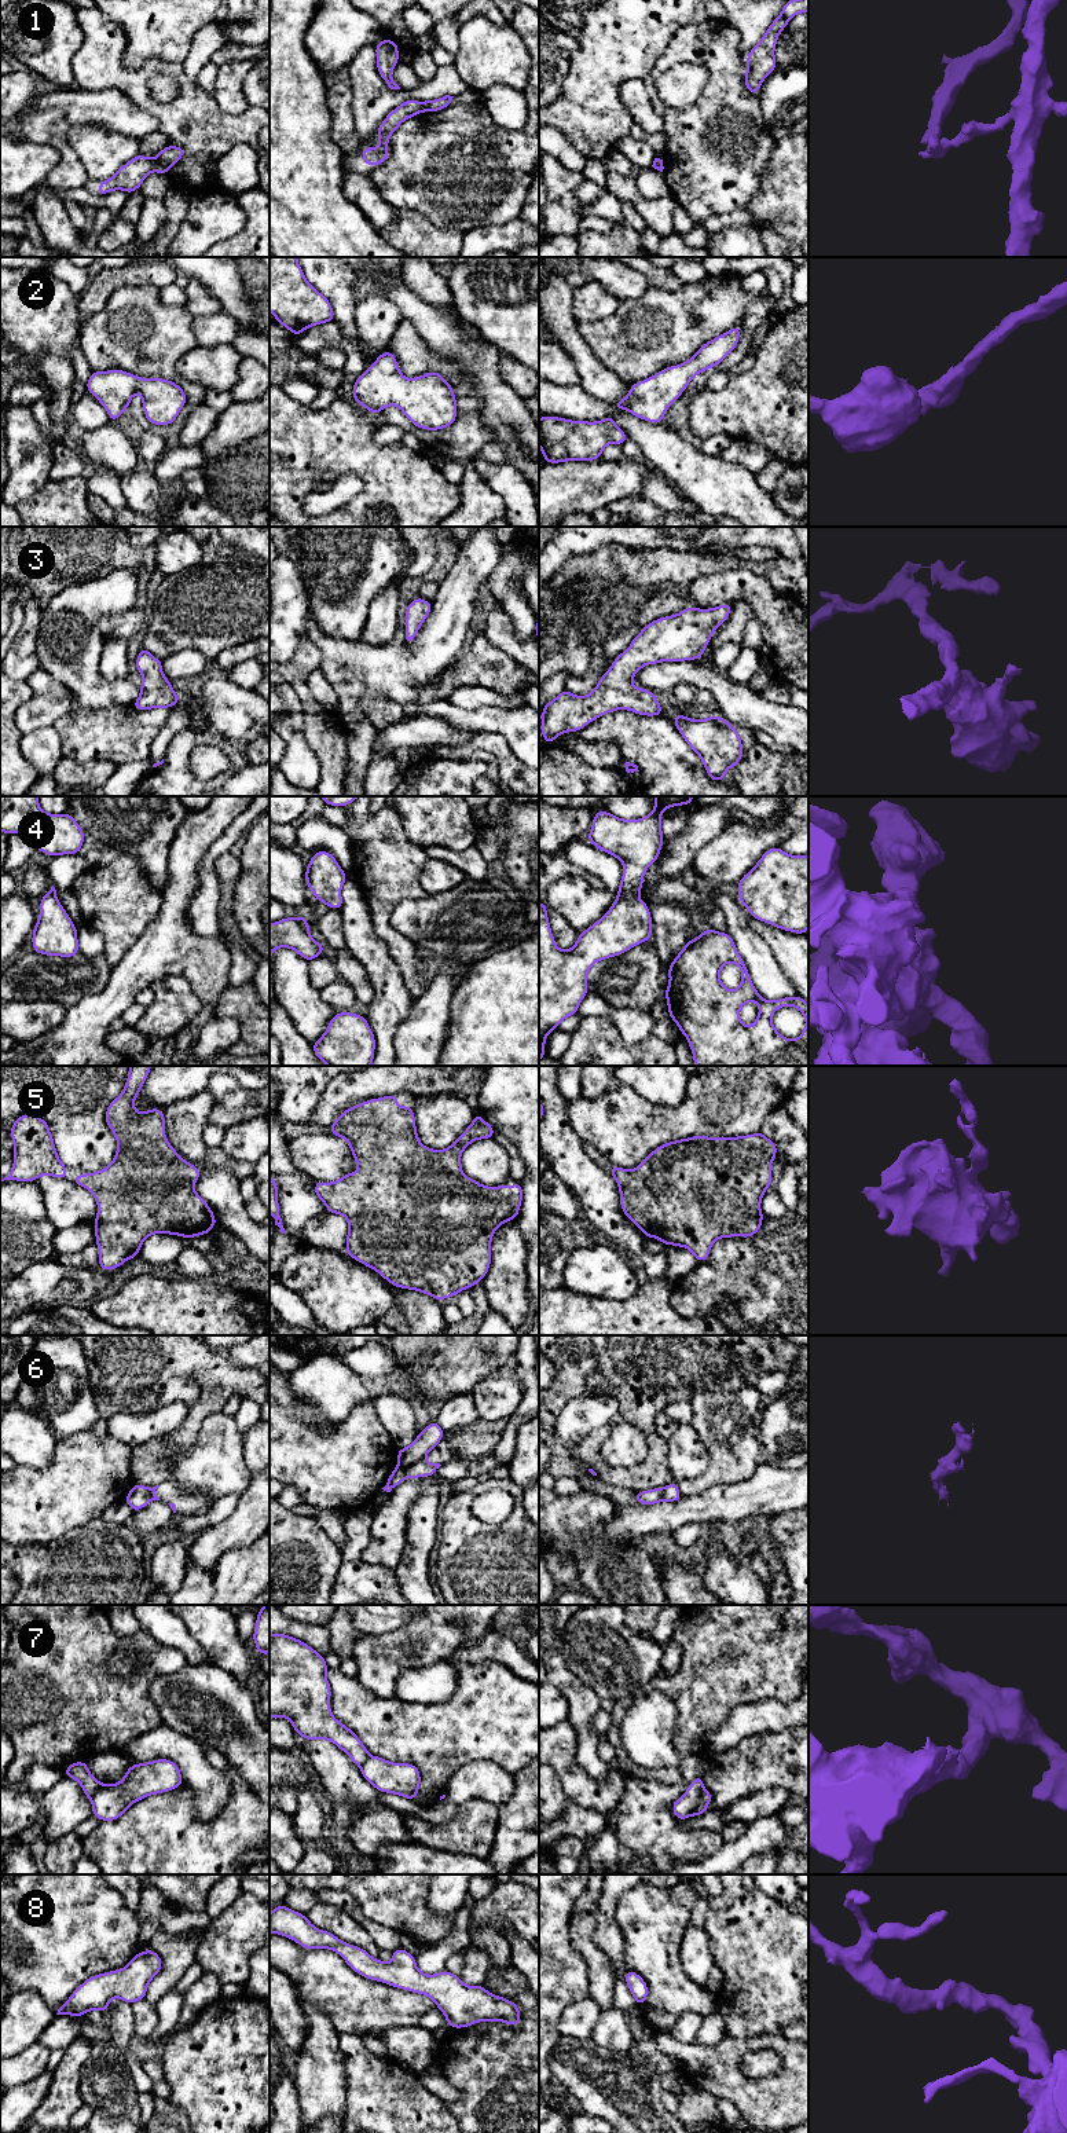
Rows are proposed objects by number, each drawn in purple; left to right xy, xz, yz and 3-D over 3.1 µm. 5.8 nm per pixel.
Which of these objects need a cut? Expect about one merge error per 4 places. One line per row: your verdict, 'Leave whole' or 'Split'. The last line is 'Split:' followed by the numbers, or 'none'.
1: Split
2: Leave whole
3: Leave whole
4: Leave whole
5: Leave whole
6: Split
7: Split
8: Leave whole
Split: 1, 6, 7

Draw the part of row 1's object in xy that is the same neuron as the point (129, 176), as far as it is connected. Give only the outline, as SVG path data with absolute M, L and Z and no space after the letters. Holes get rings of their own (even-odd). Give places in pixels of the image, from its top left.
M140 153L124 164L110 179L102 180L98 184L98 194L104 195L114 190L122 190L128 194L133 193L140 188L146 176L153 171L153 160Z

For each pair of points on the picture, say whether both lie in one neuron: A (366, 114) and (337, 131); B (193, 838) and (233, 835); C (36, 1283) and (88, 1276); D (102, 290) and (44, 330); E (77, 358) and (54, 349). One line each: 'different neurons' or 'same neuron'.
A: different neurons
B: different neurons
C: same neuron
D: different neurons
E: different neurons

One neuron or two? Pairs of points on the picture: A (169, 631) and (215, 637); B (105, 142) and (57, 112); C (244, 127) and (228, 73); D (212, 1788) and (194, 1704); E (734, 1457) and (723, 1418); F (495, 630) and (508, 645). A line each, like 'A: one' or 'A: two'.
A: one
B: two
C: two
D: two
E: one
F: one

